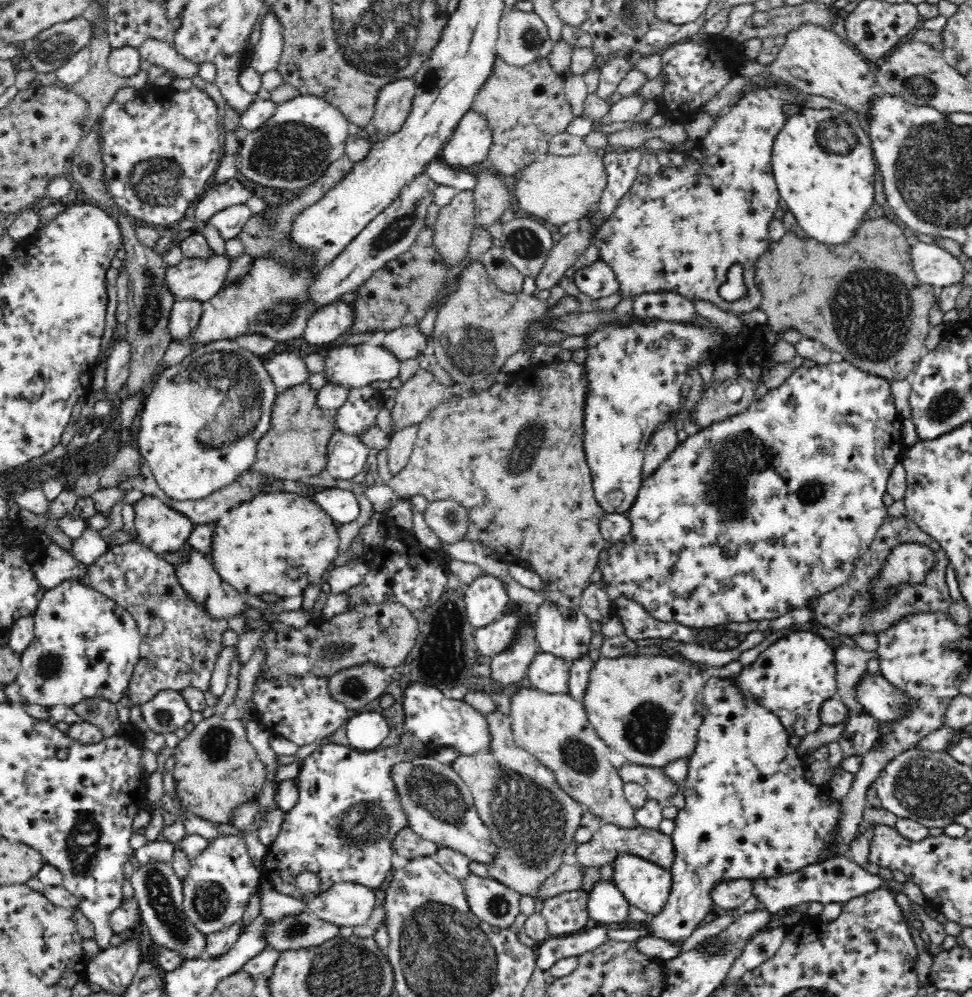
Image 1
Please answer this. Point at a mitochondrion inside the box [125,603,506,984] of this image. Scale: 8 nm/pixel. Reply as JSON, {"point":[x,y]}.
{"point":[362,824]}

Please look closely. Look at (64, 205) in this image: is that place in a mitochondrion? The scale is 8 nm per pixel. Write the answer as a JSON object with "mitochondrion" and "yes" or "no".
{"mitochondrion":"no"}

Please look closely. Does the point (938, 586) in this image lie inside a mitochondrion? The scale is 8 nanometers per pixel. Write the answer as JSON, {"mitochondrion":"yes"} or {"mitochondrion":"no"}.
{"mitochondrion":"no"}

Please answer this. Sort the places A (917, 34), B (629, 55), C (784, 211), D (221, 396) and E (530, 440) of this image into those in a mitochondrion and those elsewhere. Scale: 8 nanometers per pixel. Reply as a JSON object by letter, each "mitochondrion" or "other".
{"A":"other","B":"other","C":"other","D":"mitochondrion","E":"mitochondrion"}

